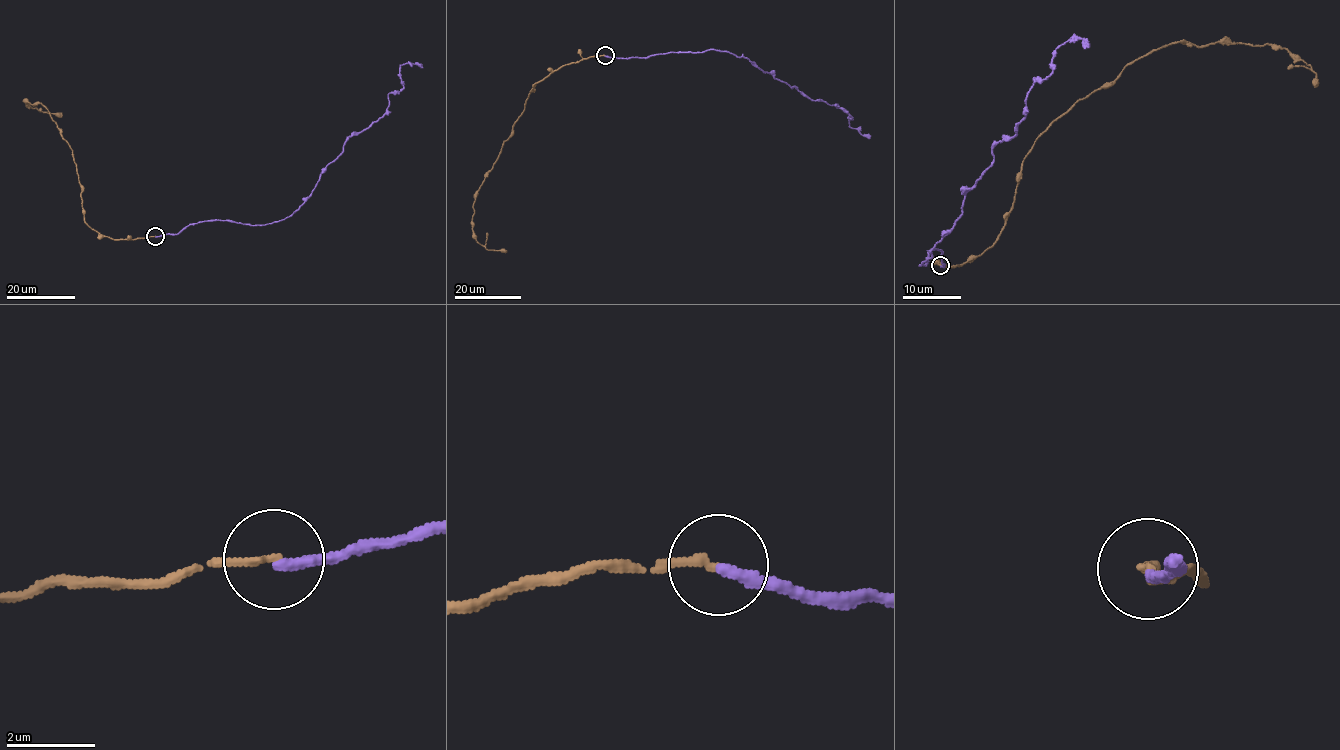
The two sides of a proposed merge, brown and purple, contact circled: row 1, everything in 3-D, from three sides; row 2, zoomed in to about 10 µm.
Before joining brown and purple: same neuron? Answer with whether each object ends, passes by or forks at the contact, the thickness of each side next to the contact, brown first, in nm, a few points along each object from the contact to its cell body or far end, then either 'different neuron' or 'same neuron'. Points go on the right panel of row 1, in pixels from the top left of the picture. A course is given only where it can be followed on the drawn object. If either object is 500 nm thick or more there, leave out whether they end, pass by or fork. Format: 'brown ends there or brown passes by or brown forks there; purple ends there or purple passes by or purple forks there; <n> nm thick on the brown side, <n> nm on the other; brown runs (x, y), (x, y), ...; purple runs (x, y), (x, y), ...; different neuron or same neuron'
brown ends there; purple ends there; 170 nm thick on the brown side, 280 nm on the other; brown runs (940, 266), (980, 256), (1002, 229), (1036, 139), (1134, 61), (1175, 43), (1276, 44), (1315, 82); purple runs (940, 266), (935, 249), (920, 266), (993, 149), (1016, 134), (1032, 82), (1073, 36), (1083, 49); different neuron

